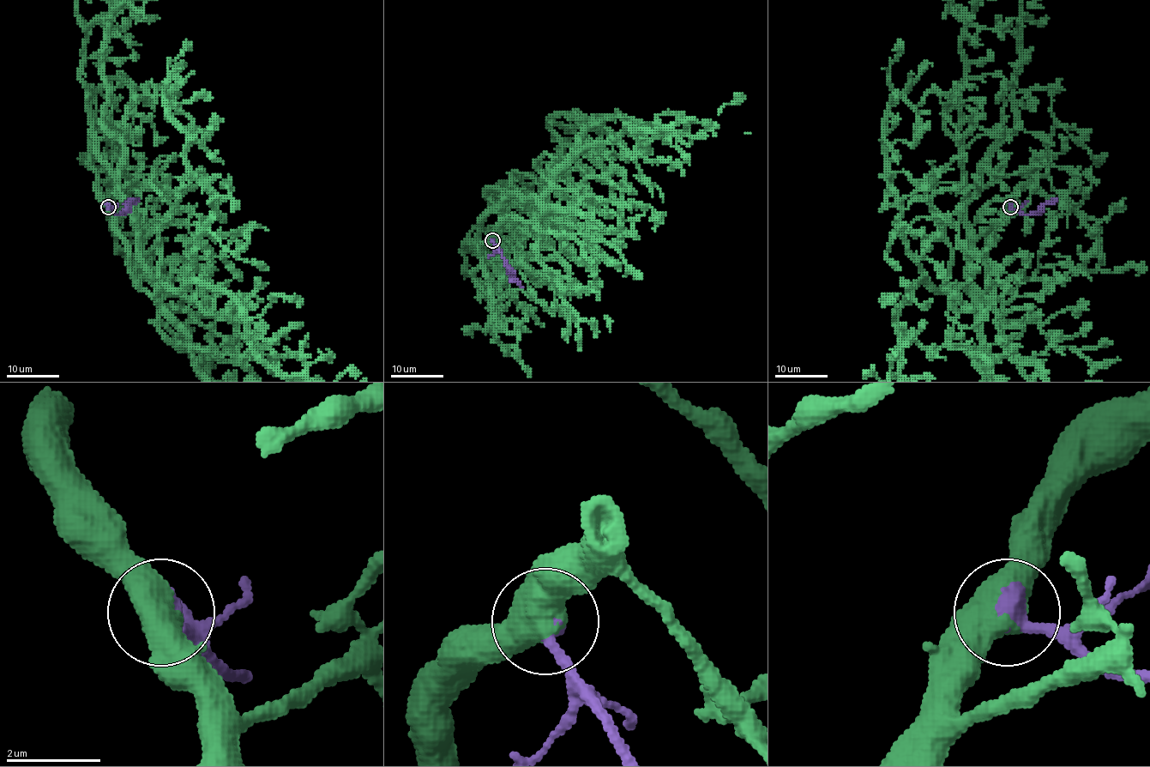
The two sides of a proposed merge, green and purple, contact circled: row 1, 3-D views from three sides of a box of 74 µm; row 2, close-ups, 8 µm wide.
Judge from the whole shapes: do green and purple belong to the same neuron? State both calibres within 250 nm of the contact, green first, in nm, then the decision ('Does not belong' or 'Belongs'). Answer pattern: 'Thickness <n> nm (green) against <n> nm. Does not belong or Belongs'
Thickness 600 nm (green) against 550 nm. Belongs

